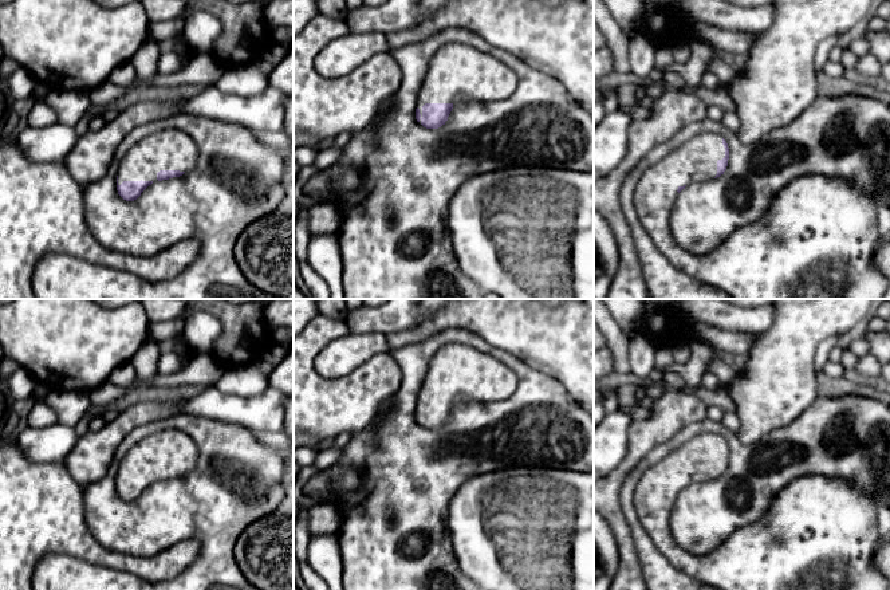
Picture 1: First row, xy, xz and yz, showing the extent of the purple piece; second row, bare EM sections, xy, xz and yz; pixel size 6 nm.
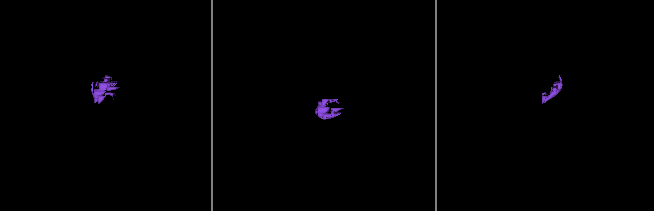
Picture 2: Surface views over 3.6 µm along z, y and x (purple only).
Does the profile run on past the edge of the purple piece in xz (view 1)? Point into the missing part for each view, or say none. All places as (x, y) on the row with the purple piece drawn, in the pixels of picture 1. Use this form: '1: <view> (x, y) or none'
1: xz (457, 69)

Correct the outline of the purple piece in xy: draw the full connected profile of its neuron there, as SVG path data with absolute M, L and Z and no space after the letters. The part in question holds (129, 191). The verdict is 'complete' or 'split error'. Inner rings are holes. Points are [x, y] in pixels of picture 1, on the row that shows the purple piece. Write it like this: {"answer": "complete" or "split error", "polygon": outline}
{"answer": "split error", "polygon": "M168 129L147 135L119 162L118 194L126 201L134 201L154 180L169 180L193 170L197 158L196 142L182 131Z"}

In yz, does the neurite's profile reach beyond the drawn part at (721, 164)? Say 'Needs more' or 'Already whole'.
Needs more

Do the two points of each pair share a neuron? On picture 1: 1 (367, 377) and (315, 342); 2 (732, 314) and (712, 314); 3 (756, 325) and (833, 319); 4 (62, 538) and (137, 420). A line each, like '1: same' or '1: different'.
1: same
2: same
3: different
4: different

